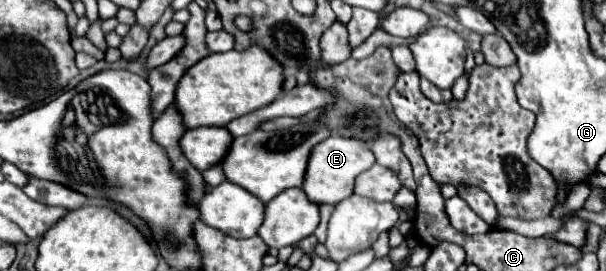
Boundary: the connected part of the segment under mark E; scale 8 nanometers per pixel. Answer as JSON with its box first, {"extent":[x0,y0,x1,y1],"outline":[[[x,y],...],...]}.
{"extent":[303,137,375,205],"outline":[[[329,137],[321,141],[309,157],[309,167],[303,181],[303,191],[309,195],[313,203],[331,203],[337,205],[345,197],[353,195],[355,177],[367,171],[375,163],[373,151],[363,141],[353,141],[347,137]]]}

